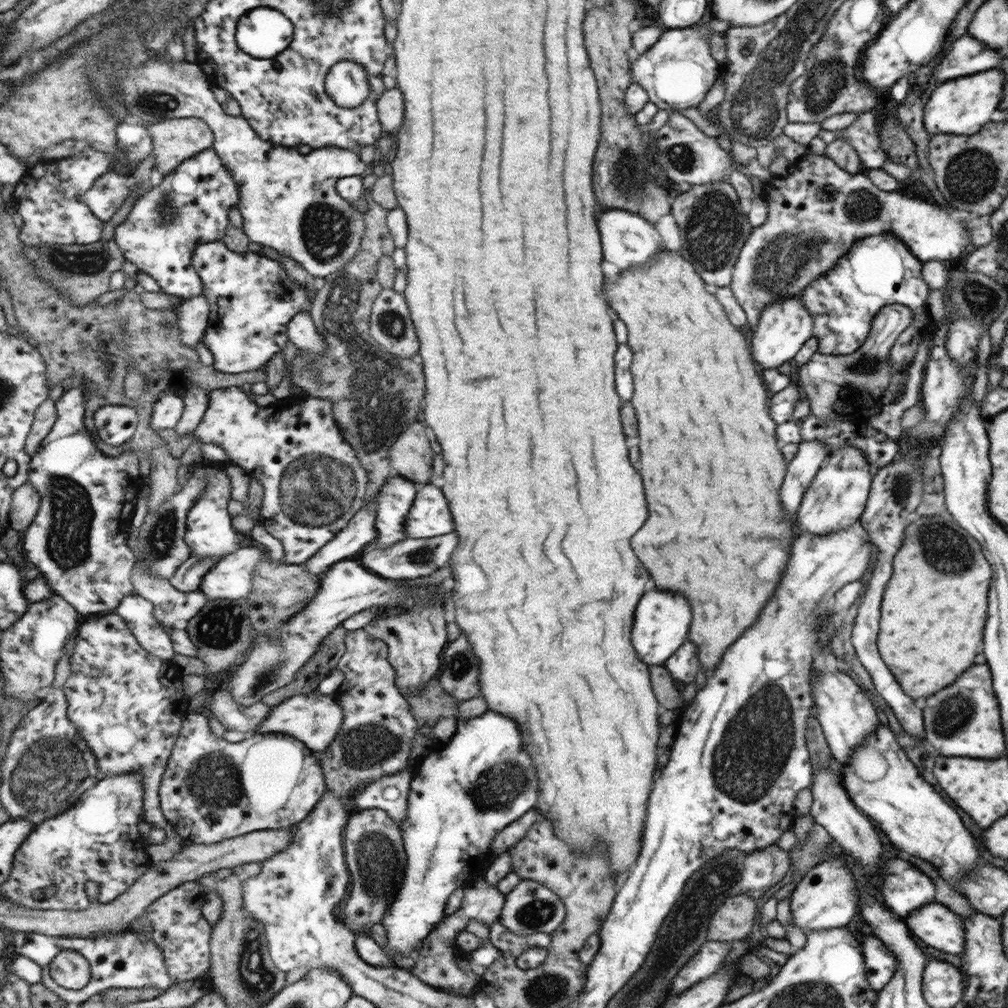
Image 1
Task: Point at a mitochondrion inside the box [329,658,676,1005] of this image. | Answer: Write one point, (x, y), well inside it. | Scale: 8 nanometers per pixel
(378, 861)

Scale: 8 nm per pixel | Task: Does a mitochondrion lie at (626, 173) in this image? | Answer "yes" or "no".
yes

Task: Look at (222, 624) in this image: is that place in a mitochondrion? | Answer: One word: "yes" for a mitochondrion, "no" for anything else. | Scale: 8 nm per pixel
yes

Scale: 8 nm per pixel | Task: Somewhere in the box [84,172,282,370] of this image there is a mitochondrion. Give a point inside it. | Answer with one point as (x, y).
(166, 212)

